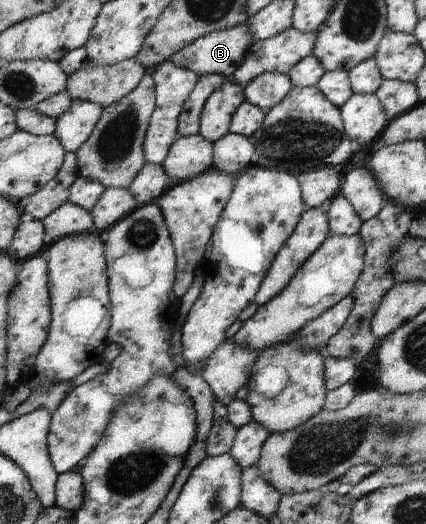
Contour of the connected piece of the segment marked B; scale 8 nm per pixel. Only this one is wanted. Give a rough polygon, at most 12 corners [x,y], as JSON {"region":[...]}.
{"region":[[248,23],[217,30],[168,61],[232,77],[253,45]]}

